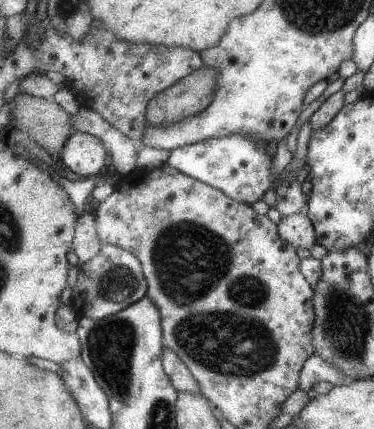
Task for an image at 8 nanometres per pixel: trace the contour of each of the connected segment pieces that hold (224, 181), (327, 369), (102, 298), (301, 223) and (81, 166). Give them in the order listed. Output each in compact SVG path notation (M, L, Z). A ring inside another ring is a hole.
M231 134L231 136L225 136L225 138L209 138L209 140L203 140L203 142L181 146L176 151L172 151L168 163L177 168L179 172L214 186L239 202L251 205L261 200L263 194L275 183L275 179L272 178L274 156L267 154L266 146L267 144L261 142L261 140L253 140L253 138L247 138L243 134Z
M315 354L305 363L304 371L301 372L300 388L305 392L312 392L317 384L327 381L333 385L348 385L353 382L349 376L345 376L341 370L325 362L319 354Z
M107 244L101 247L101 252L95 258L81 264L71 305L81 318L89 316L93 320L103 320L144 299L148 295L148 288L141 260L129 250Z
M305 212L283 216L278 225L281 236L302 253L317 244L317 226Z
M74 131L62 151L62 162L75 175L82 178L99 176L107 164L107 149L103 141L93 134Z

